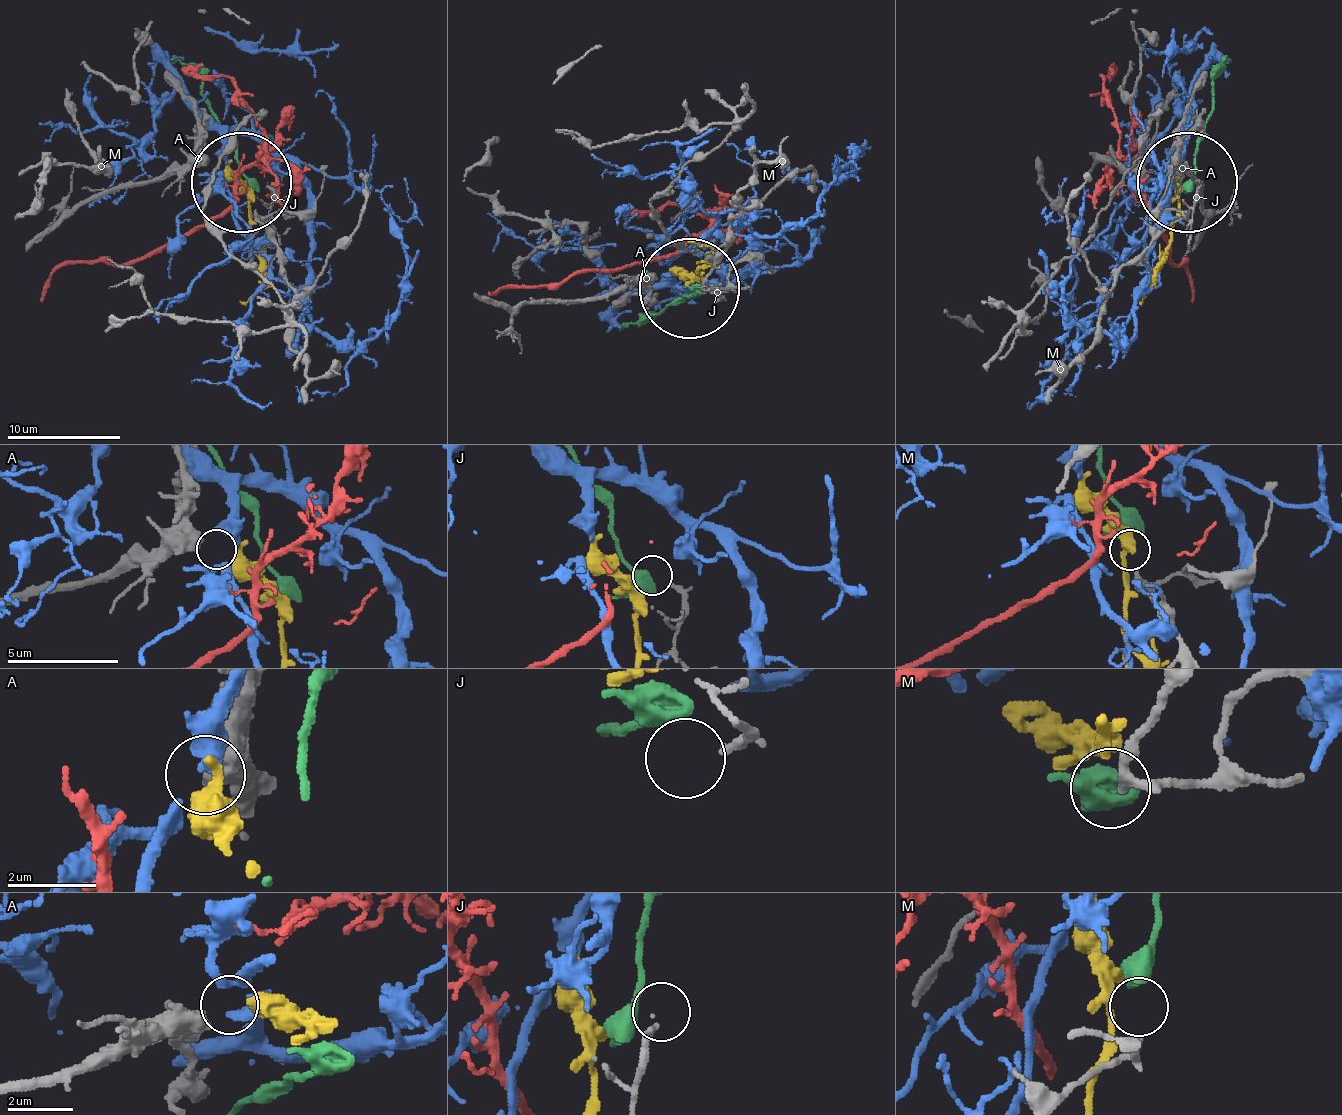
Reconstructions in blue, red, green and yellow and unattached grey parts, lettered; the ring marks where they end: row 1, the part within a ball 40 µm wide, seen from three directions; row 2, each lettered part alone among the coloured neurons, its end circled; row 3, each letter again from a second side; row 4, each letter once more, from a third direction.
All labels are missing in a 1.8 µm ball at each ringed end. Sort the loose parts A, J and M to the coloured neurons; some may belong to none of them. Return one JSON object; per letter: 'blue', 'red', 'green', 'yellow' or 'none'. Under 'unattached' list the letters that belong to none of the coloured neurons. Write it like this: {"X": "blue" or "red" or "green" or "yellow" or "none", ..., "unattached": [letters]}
{"A": "yellow", "J": "none", "M": "green", "unattached": ["J"]}

